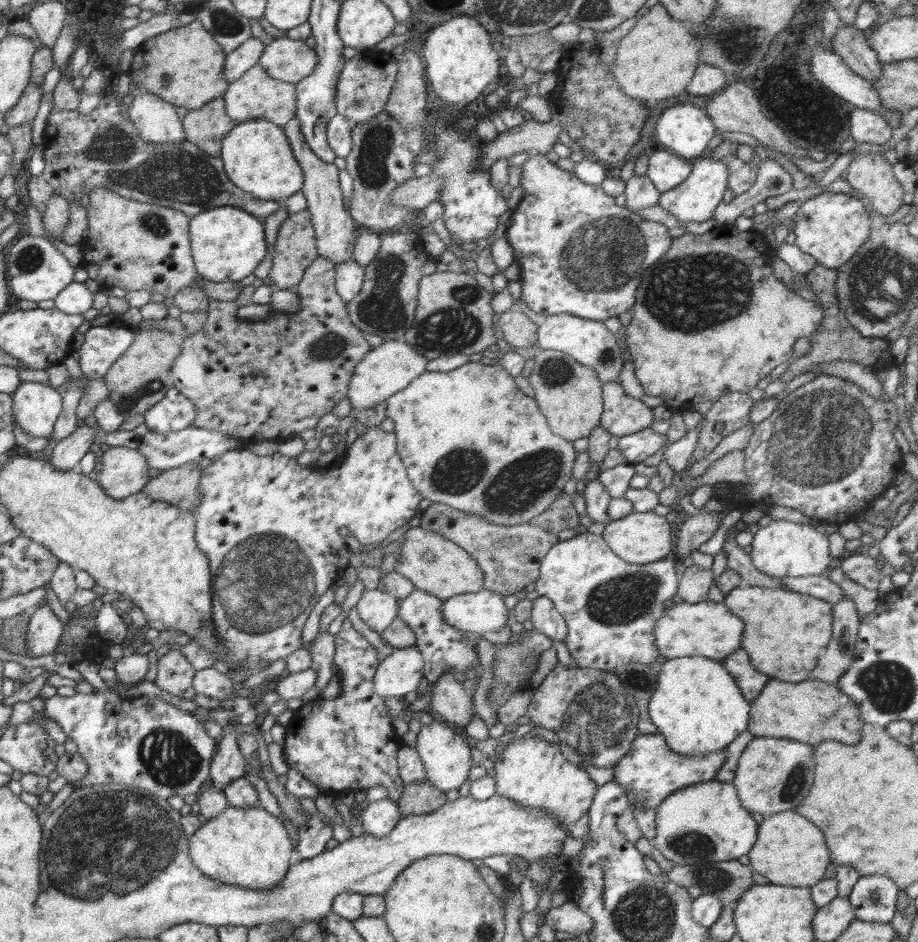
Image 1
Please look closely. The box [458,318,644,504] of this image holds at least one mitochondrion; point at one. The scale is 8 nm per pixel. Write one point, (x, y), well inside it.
(555, 372)

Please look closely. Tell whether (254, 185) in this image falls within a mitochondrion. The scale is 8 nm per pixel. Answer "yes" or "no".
no

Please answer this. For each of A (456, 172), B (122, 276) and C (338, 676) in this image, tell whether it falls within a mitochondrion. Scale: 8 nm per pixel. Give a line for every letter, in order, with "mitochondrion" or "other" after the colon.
A: mitochondrion
B: other
C: other

